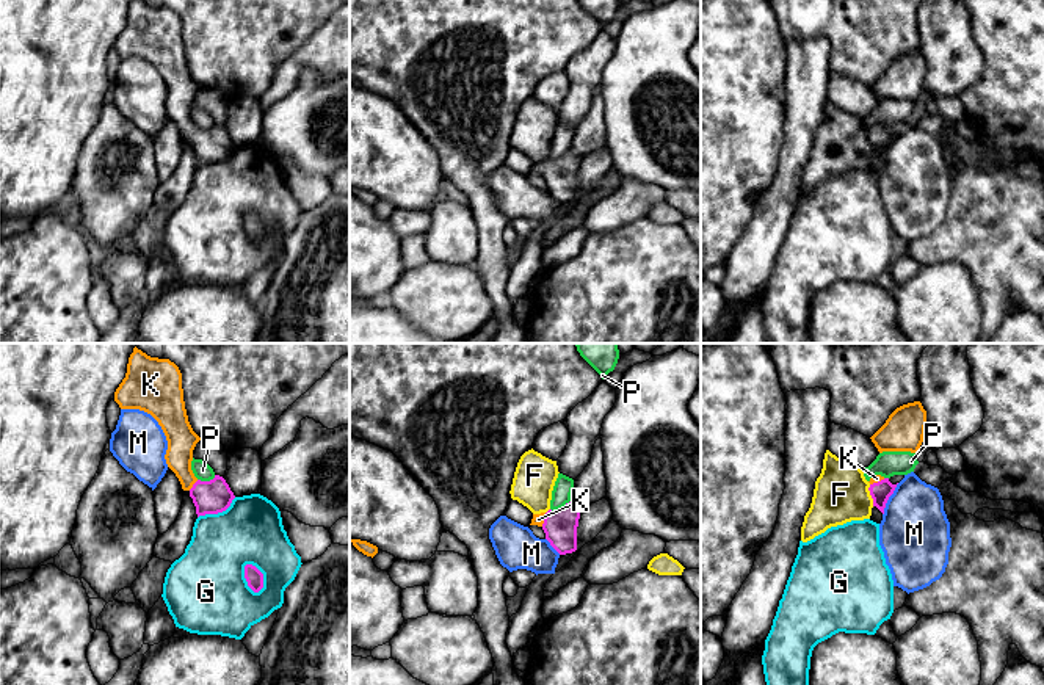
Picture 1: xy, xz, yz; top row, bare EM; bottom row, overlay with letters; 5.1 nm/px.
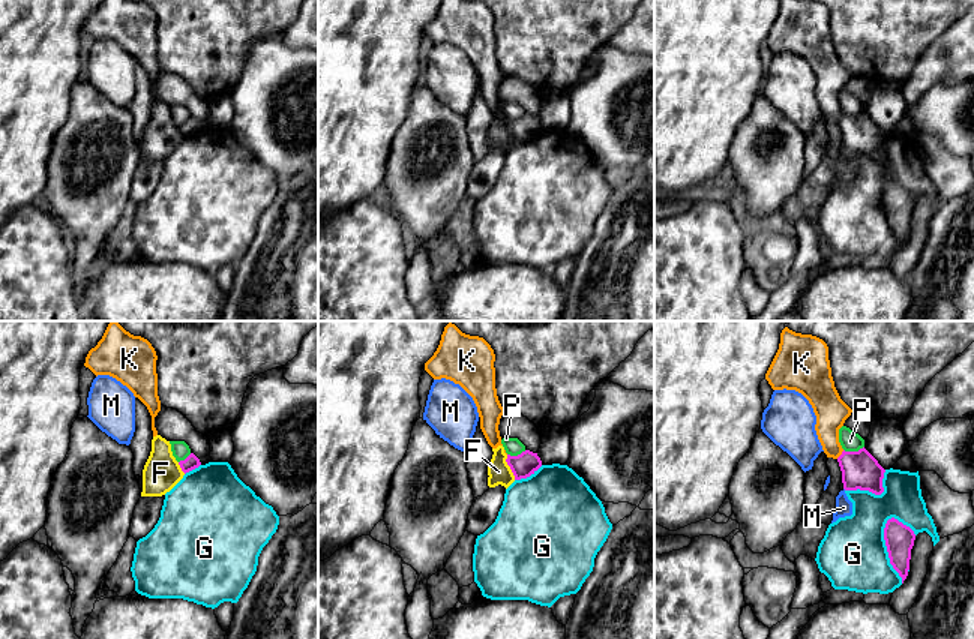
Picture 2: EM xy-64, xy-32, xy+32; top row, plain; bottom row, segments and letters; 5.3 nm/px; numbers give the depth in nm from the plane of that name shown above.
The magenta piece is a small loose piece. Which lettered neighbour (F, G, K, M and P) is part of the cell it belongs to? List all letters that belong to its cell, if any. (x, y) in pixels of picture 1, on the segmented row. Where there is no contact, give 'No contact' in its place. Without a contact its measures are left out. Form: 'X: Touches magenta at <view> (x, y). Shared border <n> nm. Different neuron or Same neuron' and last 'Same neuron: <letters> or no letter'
F: Touches magenta at yz (870, 494). Shared border 110 nm. Different neuron
G: Touches magenta at xy (245, 577). Shared border 170 nm. Different neuron
K: Touches magenta at xz (544, 519). Shared border 80 nm. Same neuron
M: Touches magenta at yz (888, 499). Shared border 190 nm. Different neuron
P: Touches magenta at xz (560, 508). Shared border 120 nm. Different neuron
Same neuron: K

